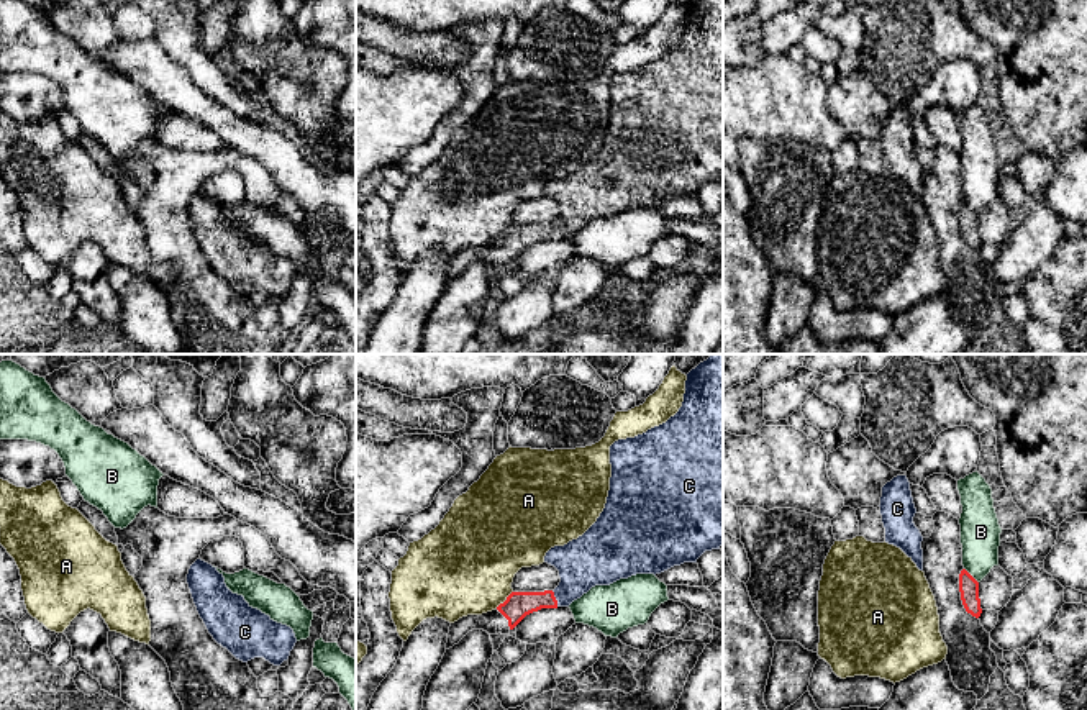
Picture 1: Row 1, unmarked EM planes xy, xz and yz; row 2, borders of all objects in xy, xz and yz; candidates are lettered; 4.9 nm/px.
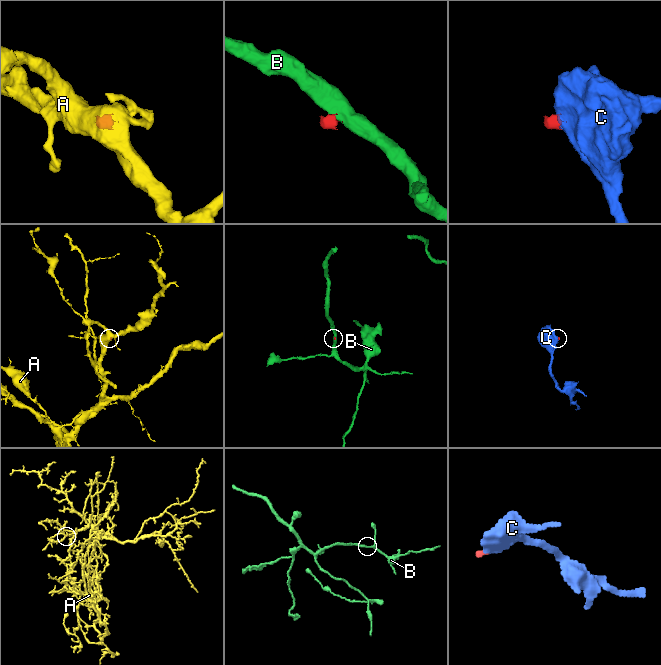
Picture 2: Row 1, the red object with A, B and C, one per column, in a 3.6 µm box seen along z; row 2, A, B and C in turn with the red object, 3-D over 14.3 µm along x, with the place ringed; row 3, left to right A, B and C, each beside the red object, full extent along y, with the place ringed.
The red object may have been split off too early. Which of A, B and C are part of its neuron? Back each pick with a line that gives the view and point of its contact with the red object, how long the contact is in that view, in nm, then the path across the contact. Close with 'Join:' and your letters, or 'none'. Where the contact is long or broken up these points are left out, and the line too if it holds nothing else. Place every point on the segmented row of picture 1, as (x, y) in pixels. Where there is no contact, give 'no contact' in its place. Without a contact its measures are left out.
C: xz (554, 599) | 90 nm | across xz (517, 605), (554, 599), (587, 561)
Join: C

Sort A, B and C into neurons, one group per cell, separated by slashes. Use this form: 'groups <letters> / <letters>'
groups A / B / C

